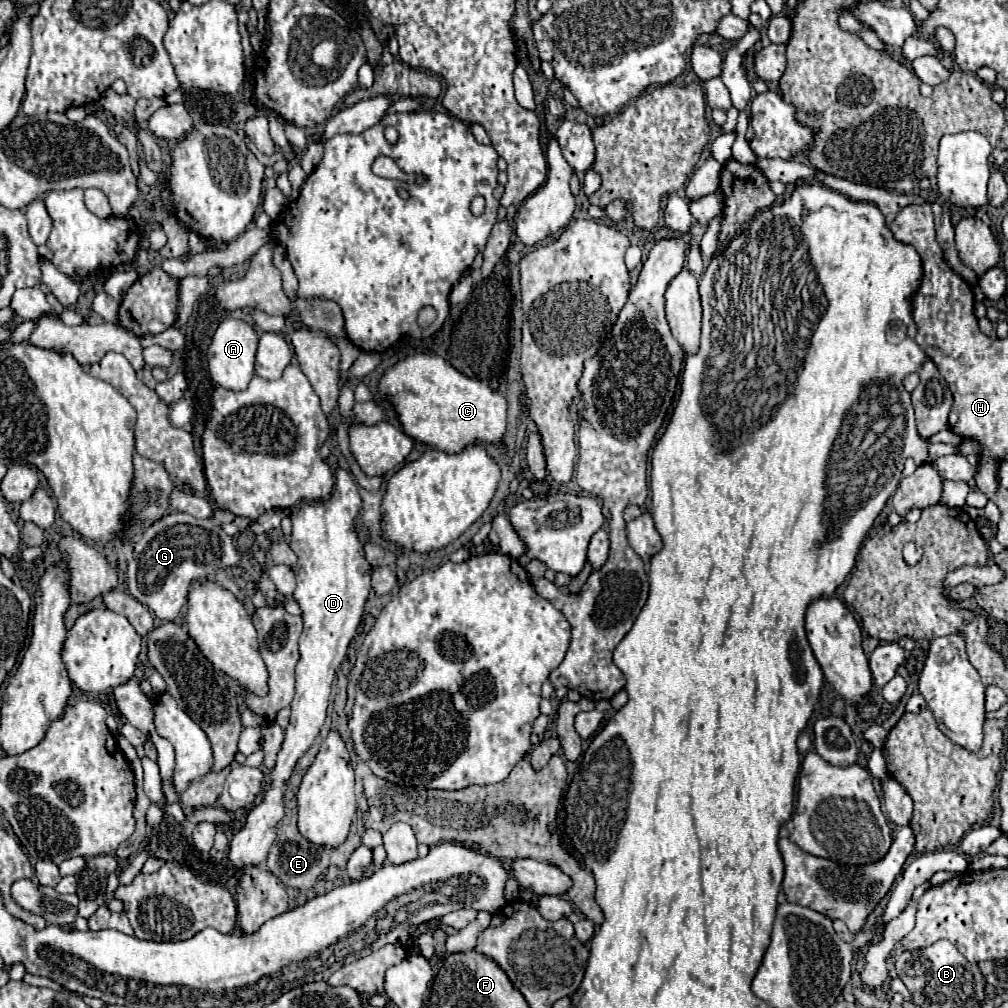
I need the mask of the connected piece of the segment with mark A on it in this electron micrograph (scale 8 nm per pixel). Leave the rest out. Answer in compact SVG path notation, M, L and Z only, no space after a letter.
M236 318L222 320L208 346L208 372L212 380L218 386L228 388L228 390L244 390L248 386L248 380L252 380L254 376L256 346L258 346L258 334L254 326Z

